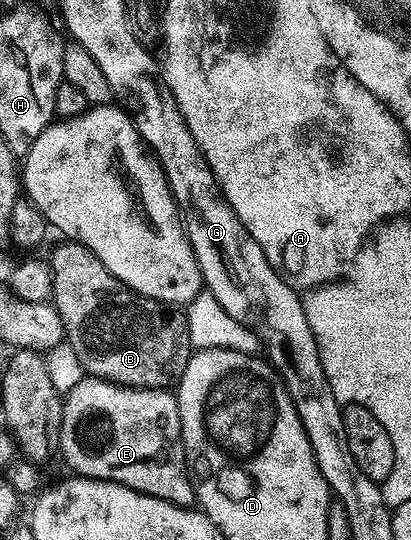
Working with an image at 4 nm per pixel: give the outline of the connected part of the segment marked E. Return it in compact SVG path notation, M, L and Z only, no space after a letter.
M84 376L63 398L64 414L60 424L60 448L64 461L73 474L113 481L139 493L192 507L197 504L196 487L192 484L188 460L184 458L180 412L175 396L167 389L128 389L100 377Z

